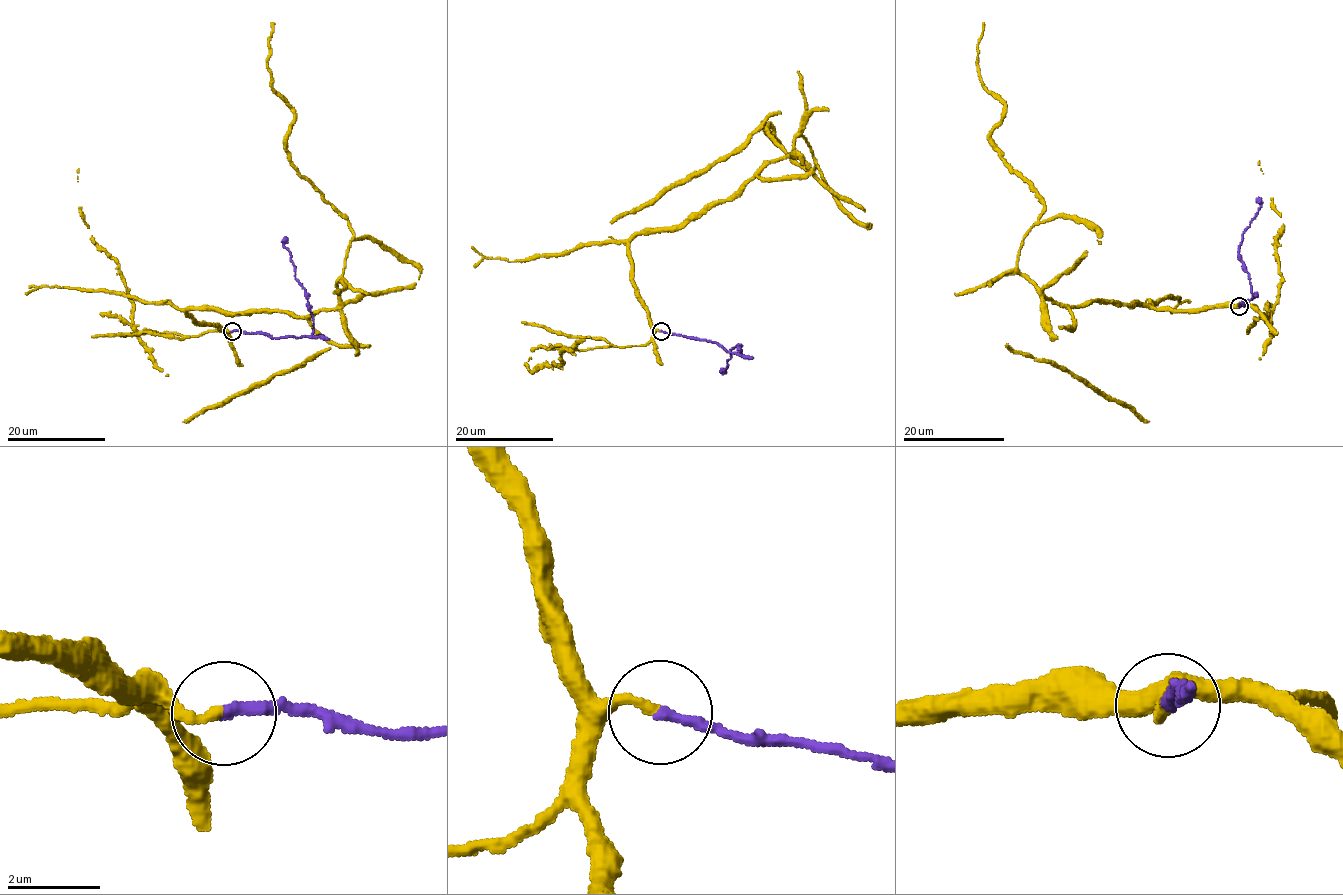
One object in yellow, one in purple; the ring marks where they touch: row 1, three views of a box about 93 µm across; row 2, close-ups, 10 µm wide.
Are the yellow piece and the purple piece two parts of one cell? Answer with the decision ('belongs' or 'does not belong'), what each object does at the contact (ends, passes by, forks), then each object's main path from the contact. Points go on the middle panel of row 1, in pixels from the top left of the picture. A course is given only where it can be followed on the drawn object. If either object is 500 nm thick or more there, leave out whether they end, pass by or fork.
belongs; yellow ends; purple ends; course yellow (661, 331), (632, 279), (629, 241), (734, 199), (794, 139), (810, 146), (813, 171), (774, 135); course purple (661, 331), (710, 340), (726, 350), (742, 353), (738, 346), (730, 351), (727, 366), (721, 371), (725, 371)

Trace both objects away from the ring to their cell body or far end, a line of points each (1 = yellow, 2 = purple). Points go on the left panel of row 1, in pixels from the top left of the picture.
1: (232, 331), (186, 311), (334, 310), (353, 236), (289, 159), (293, 108), (267, 67), (273, 22)
2: (232, 331), (264, 332), (273, 338), (311, 334), (313, 315), (284, 245), (286, 236)

